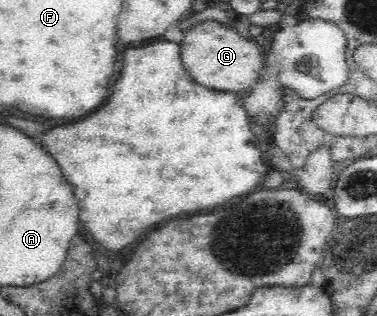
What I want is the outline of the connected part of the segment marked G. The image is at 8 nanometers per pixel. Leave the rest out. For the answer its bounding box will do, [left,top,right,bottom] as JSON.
[179,20,264,92]

